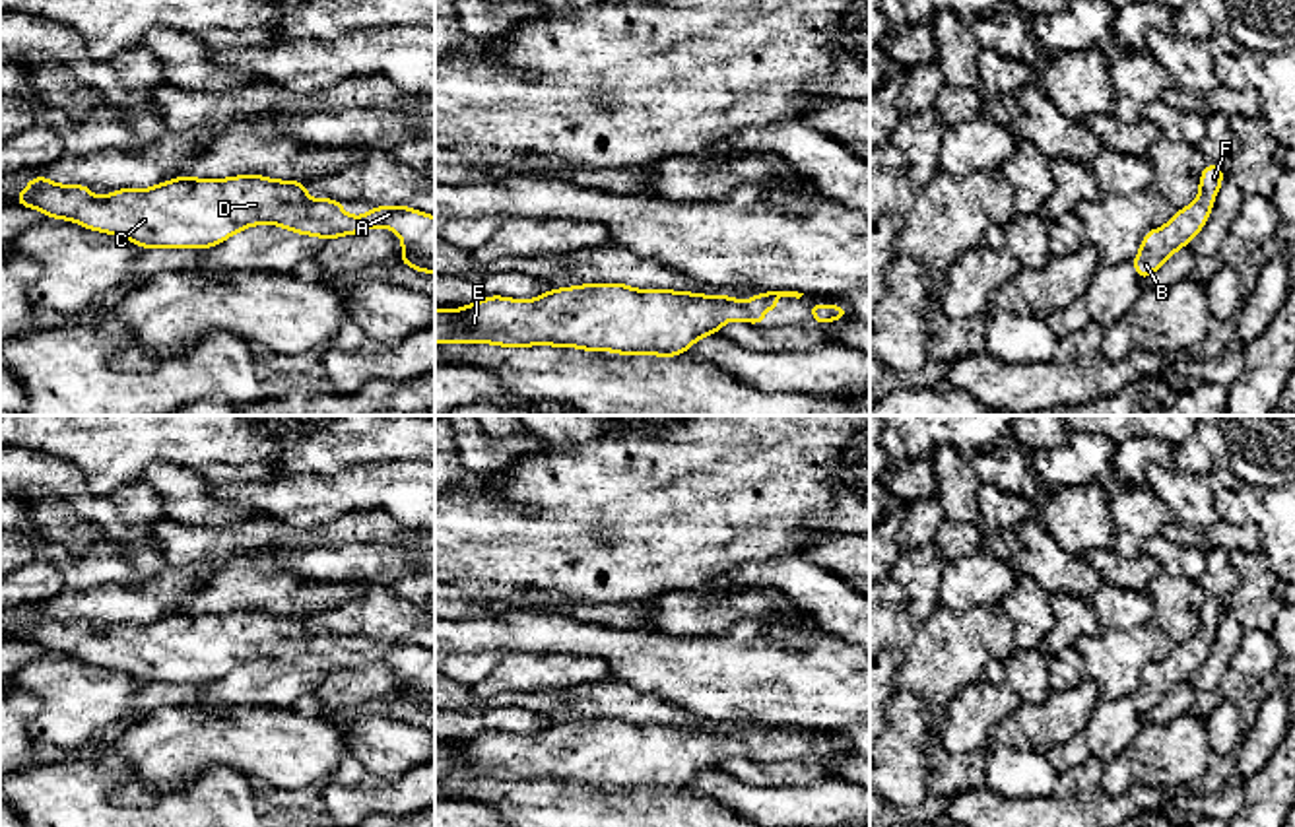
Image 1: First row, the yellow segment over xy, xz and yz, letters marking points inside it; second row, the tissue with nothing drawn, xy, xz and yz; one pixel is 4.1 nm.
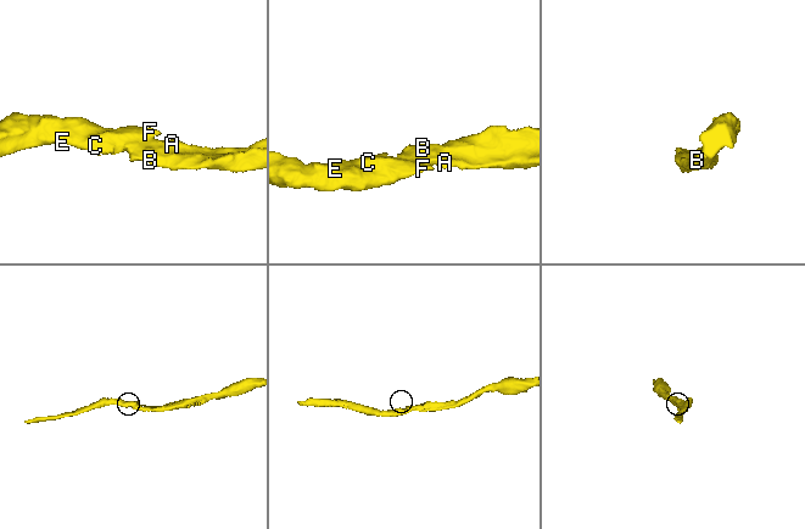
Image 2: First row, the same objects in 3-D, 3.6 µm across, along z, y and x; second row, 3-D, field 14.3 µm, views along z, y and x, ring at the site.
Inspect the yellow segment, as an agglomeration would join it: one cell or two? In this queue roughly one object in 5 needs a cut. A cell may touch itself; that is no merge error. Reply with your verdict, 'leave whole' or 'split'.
leave whole

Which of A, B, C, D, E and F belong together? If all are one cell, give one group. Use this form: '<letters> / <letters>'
A B C D E F

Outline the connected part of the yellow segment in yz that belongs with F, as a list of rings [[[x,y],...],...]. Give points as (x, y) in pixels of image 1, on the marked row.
[[[1206,163],[1198,182],[1200,190],[1190,206],[1177,210],[1167,225],[1146,231],[1142,247],[1132,260],[1132,266],[1144,283],[1204,229],[1223,182],[1223,165]]]

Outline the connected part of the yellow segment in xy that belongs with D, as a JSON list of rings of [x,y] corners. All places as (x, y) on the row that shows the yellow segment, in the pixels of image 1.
[[[33,175],[14,204],[128,239],[140,248],[214,248],[260,223],[326,241],[386,227],[404,243],[404,266],[435,274],[433,215],[408,206],[373,206],[365,215],[346,215],[342,200],[311,200],[303,181],[181,175],[151,188],[118,188],[95,198],[87,184],[56,184]]]

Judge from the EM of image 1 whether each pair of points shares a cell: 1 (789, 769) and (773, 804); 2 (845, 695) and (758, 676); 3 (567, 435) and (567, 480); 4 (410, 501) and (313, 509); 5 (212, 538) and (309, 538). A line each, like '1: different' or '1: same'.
1: different
2: same
3: different
4: same
5: same

